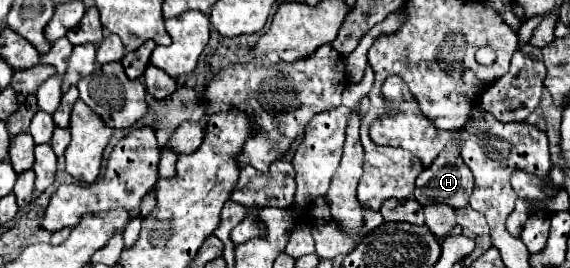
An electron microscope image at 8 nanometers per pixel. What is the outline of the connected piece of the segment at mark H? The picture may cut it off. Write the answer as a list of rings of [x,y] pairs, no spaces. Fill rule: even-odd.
[[[450,143],[434,163],[416,179],[414,199],[420,205],[446,203],[454,209],[468,205],[474,189],[474,177],[460,157],[458,143]]]

